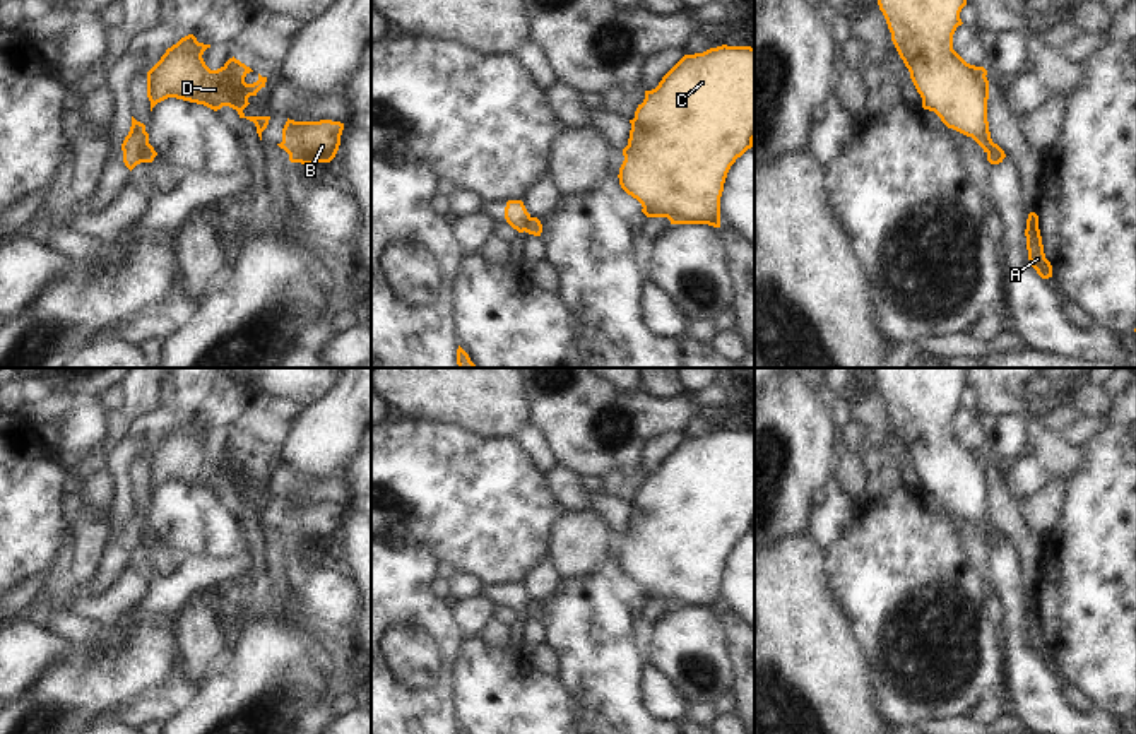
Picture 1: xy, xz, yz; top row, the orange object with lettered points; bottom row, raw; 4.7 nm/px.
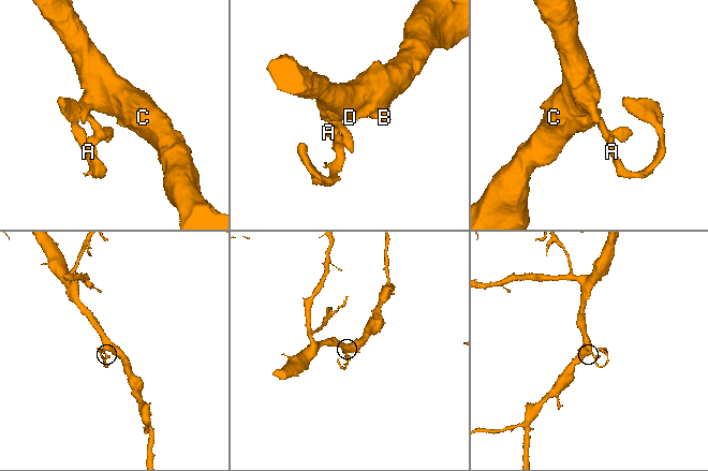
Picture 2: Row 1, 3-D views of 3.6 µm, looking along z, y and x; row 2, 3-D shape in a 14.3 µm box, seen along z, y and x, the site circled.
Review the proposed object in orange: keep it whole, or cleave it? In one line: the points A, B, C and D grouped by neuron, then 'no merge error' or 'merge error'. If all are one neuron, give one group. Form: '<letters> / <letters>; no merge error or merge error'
A / B C D; merge error

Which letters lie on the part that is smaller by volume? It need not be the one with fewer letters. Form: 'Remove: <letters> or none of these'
Remove: A

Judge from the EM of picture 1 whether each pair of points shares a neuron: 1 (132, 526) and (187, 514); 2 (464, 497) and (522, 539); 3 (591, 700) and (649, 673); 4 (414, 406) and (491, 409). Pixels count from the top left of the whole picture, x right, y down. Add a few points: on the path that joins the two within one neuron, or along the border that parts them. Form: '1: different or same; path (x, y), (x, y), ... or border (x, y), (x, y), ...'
1: different; border (146, 515), (149, 524)
2: same; path (478, 503), (508, 532)
3: different; border (640, 668), (640, 704), (652, 716)
4: same; path (433, 406), (473, 406)

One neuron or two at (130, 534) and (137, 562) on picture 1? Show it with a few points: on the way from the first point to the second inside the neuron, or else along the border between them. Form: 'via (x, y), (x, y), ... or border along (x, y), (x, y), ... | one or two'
border along (139, 546), (130, 555), (129, 565) | two

